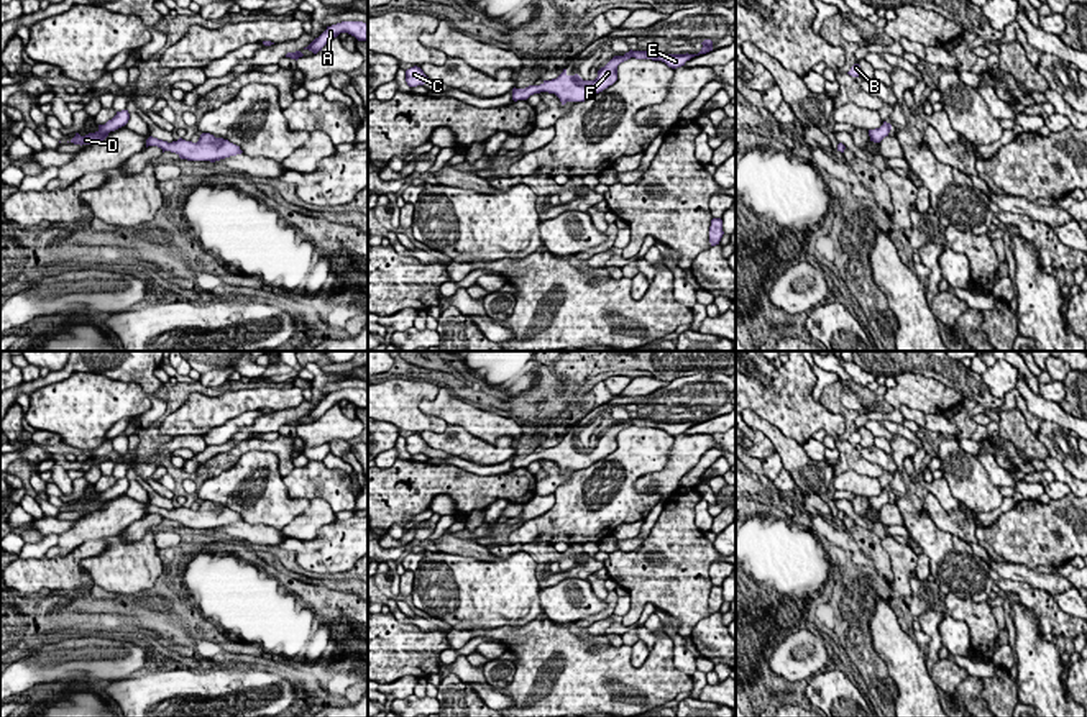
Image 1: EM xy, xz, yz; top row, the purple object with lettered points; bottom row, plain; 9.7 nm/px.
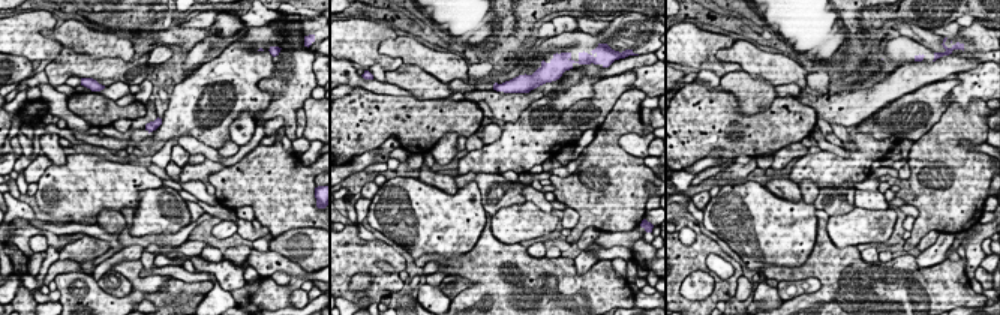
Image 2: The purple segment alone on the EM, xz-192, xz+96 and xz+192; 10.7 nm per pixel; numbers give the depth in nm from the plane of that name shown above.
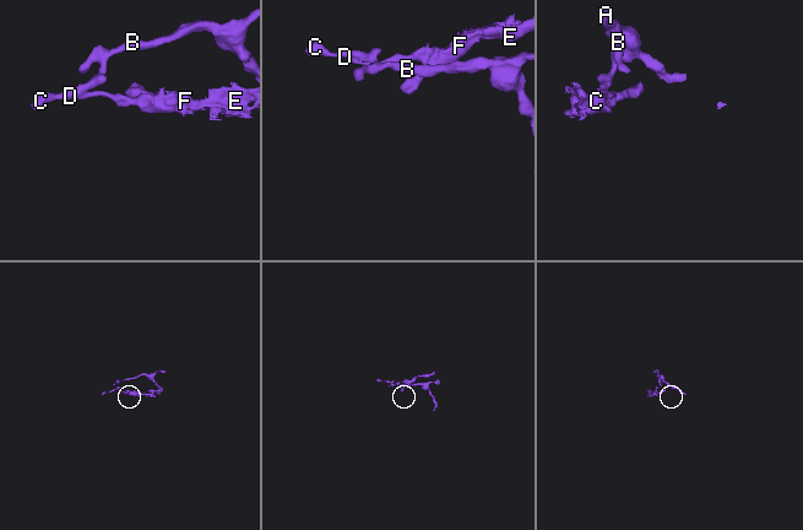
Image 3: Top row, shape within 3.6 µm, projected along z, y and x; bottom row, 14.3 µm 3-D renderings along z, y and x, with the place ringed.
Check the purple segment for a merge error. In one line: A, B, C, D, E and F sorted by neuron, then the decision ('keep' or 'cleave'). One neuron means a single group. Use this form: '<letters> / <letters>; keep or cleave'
A B C D / E F; cleave

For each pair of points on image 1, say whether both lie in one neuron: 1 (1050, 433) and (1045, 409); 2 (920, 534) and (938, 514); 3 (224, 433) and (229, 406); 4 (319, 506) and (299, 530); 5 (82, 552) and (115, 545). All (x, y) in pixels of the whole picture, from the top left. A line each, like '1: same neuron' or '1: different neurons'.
1: different neurons
2: different neurons
3: different neurons
4: same neuron
5: different neurons

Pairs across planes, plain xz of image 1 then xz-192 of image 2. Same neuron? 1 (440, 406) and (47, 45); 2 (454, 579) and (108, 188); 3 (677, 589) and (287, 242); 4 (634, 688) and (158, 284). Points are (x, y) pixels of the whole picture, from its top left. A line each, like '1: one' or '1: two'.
1: two
2: one
3: two
4: two

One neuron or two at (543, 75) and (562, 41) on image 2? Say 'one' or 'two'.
one

